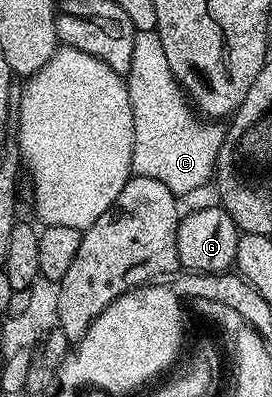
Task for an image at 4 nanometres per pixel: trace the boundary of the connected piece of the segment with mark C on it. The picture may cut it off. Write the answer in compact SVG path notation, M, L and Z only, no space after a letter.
M156 31L138 32L135 38L135 50L131 54L131 70L127 77L129 86L129 105L133 111L135 122L135 146L133 147L133 172L139 176L155 178L155 182L163 182L174 194L193 192L205 183L212 181L217 166L219 146L225 137L225 128L217 122L205 122L195 115L190 101L181 91L181 85L171 74L171 66L167 66L167 54L163 50L161 40Z

